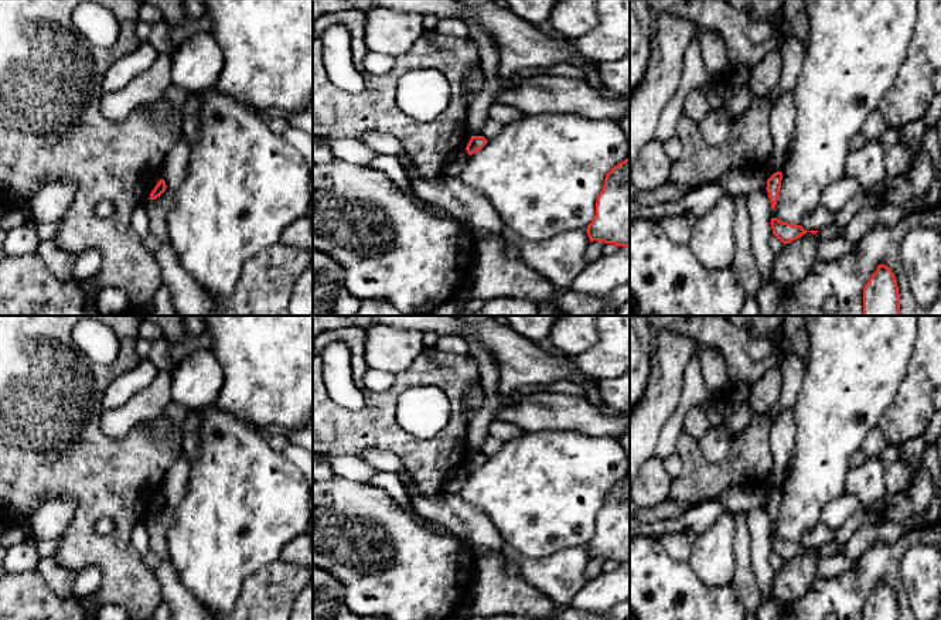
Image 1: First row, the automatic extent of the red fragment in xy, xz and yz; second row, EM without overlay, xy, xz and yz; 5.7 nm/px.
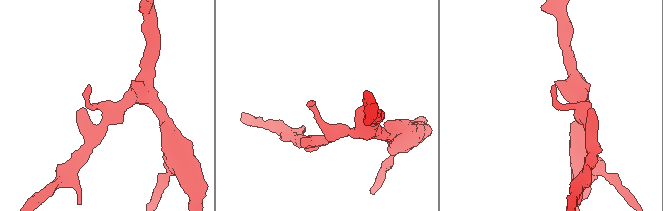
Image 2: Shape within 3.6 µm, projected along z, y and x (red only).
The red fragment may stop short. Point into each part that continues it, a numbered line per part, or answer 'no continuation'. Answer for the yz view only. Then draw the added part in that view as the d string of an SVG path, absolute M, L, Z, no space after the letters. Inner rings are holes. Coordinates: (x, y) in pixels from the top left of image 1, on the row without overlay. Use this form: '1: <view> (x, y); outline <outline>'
no continuation

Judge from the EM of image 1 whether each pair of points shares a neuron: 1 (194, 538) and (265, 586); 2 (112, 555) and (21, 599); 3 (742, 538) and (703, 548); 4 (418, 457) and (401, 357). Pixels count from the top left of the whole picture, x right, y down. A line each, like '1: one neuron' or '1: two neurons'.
1: two neurons
2: two neurons
3: two neurons
4: two neurons

